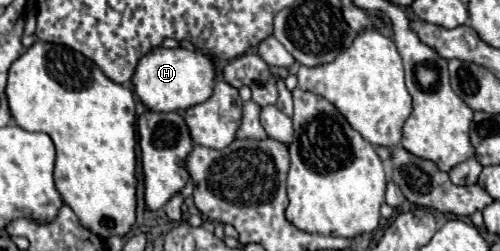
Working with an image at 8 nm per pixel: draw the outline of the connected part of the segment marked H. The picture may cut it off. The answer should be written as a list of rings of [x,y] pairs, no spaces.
[[[156,47],[144,59],[140,59],[136,67],[136,75],[132,77],[134,91],[142,99],[142,103],[152,111],[184,111],[192,105],[204,103],[216,85],[216,65],[210,55],[200,49],[164,49]]]

